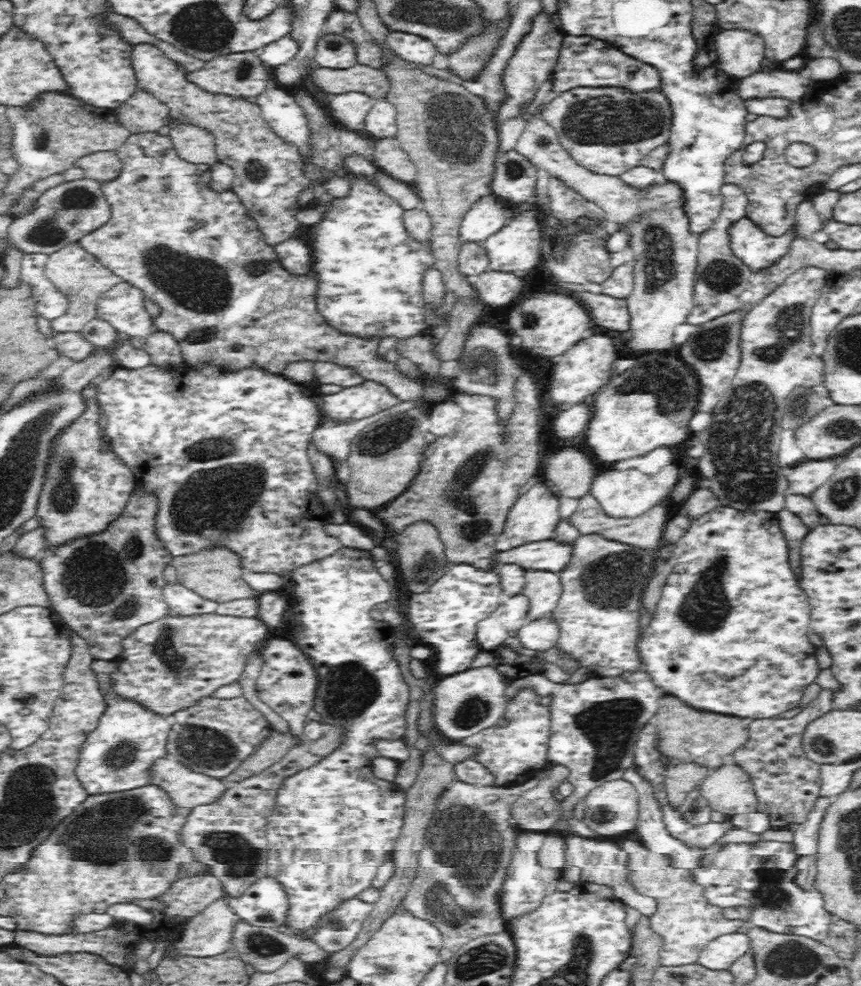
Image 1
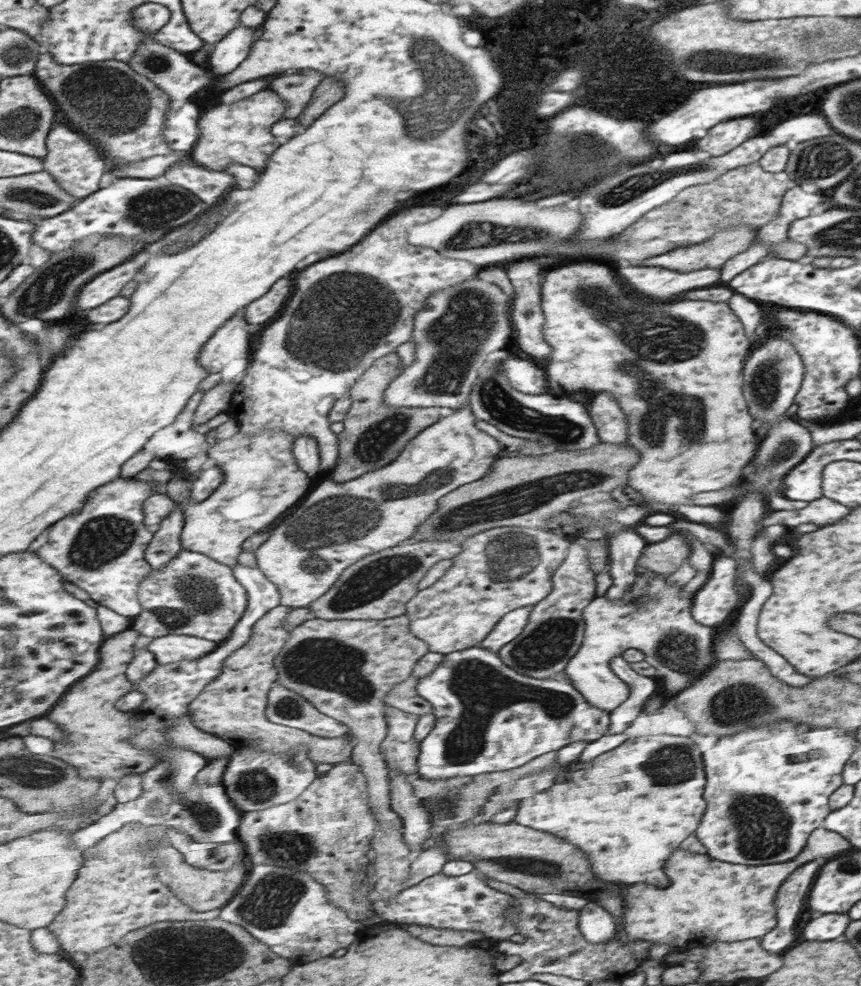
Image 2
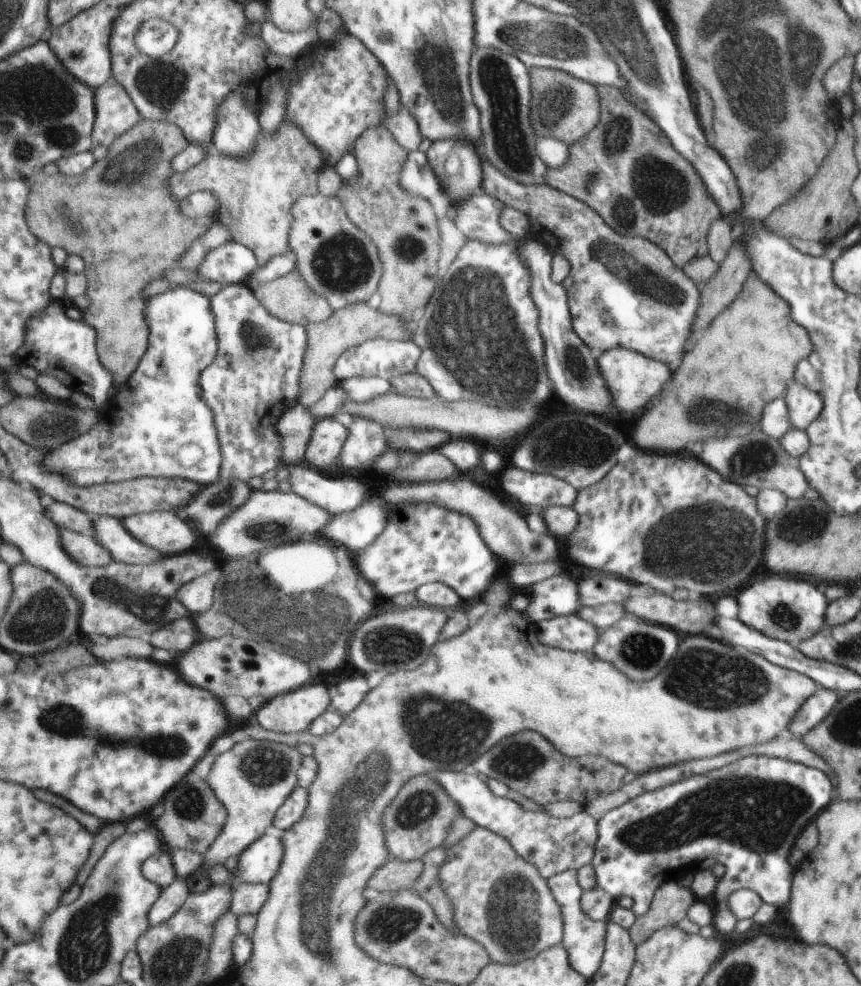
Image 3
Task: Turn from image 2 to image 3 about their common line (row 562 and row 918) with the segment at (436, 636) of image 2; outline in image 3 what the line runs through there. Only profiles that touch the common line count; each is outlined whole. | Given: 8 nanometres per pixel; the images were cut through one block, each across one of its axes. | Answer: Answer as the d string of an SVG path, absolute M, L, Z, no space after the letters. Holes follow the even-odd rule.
M475 825L456 843L444 849L443 862L436 868L436 878L452 908L452 921L461 934L481 945L493 962L521 962L537 956L546 948L559 945L564 924L559 904L547 881L537 868L521 857L505 837Z

